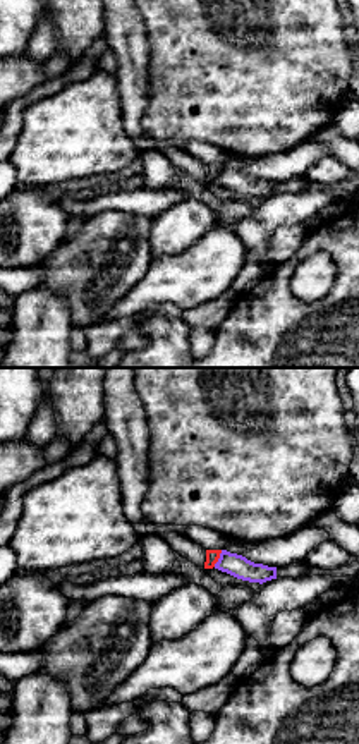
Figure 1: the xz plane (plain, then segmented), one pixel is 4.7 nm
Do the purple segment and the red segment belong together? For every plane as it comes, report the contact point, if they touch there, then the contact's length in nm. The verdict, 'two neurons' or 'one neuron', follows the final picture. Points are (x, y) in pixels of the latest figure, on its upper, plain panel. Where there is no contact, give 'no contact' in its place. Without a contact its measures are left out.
meets purple at (219, 174); contact 90 nm long

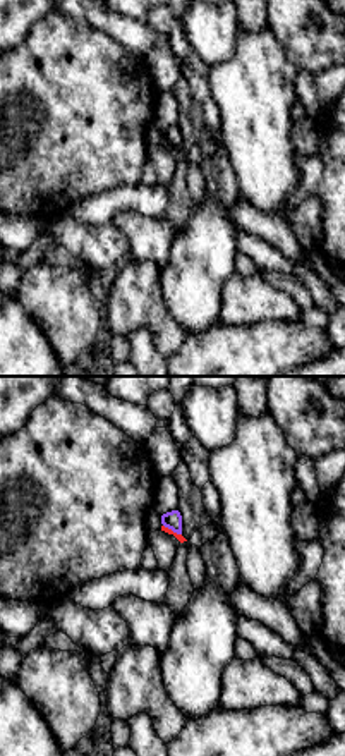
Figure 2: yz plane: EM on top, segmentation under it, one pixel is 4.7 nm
meets purple at (172, 145); contact 100 nm long

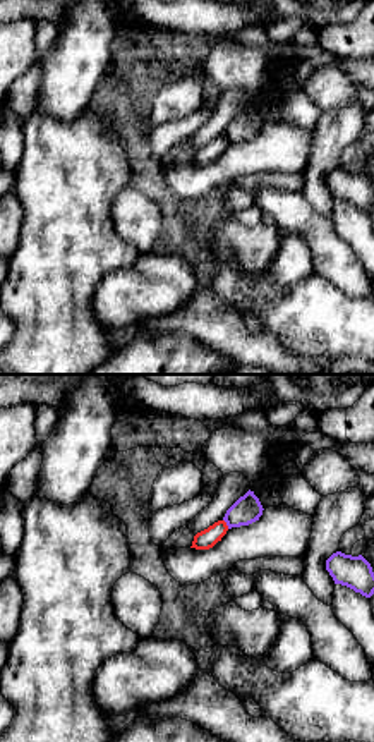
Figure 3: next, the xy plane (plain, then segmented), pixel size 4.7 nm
meets purple at (227, 139); contact 50 nm long

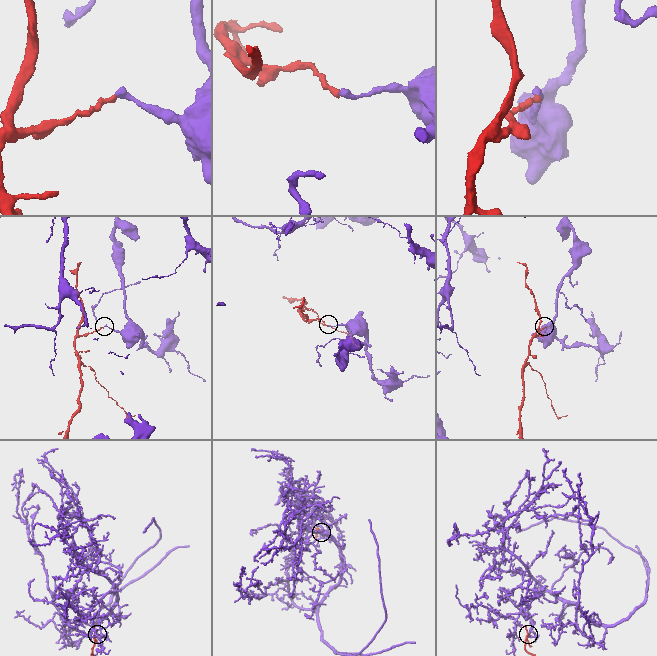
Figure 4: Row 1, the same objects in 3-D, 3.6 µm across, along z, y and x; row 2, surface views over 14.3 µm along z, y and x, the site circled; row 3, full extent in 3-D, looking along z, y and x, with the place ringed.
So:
two neurons

